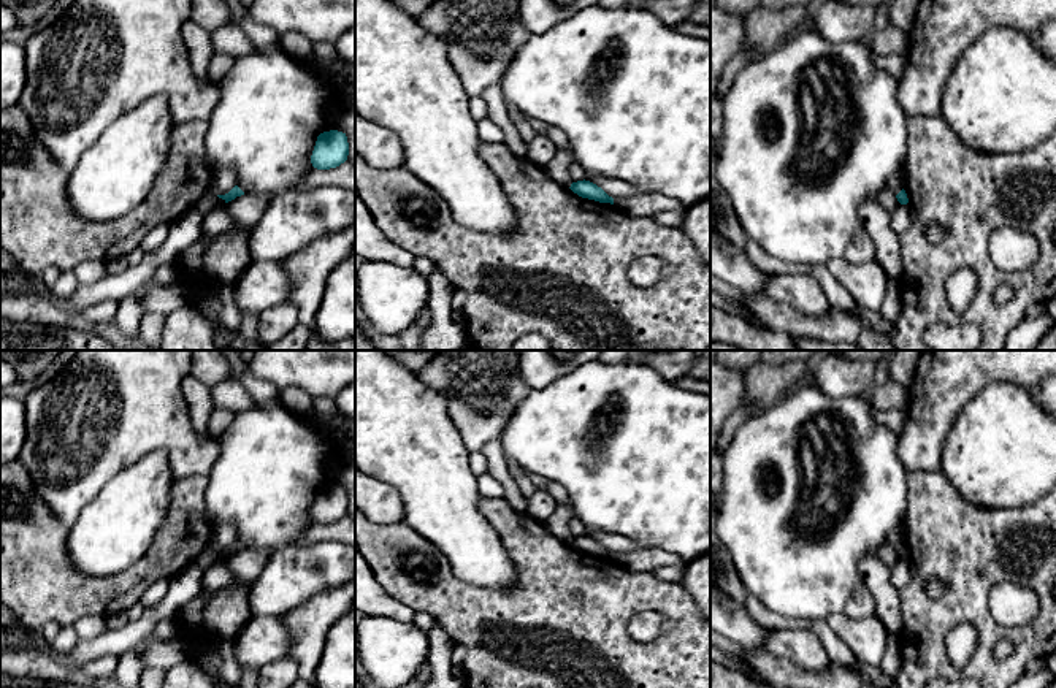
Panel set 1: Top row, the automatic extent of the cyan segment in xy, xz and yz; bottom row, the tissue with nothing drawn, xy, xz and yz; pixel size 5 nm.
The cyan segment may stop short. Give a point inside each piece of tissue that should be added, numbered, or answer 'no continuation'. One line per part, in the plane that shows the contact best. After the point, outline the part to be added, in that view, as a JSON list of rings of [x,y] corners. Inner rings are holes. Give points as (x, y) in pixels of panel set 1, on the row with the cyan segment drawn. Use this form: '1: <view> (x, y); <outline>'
no continuation

